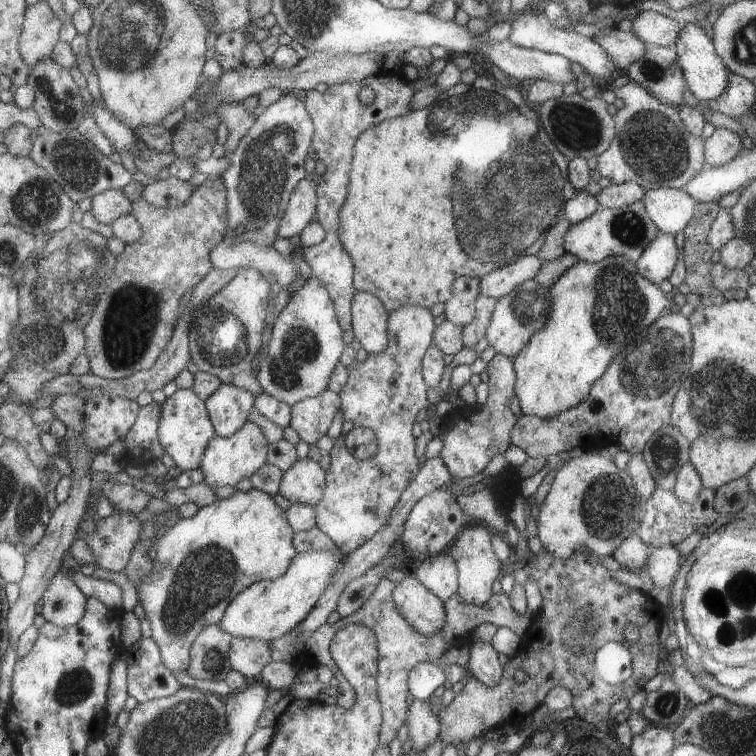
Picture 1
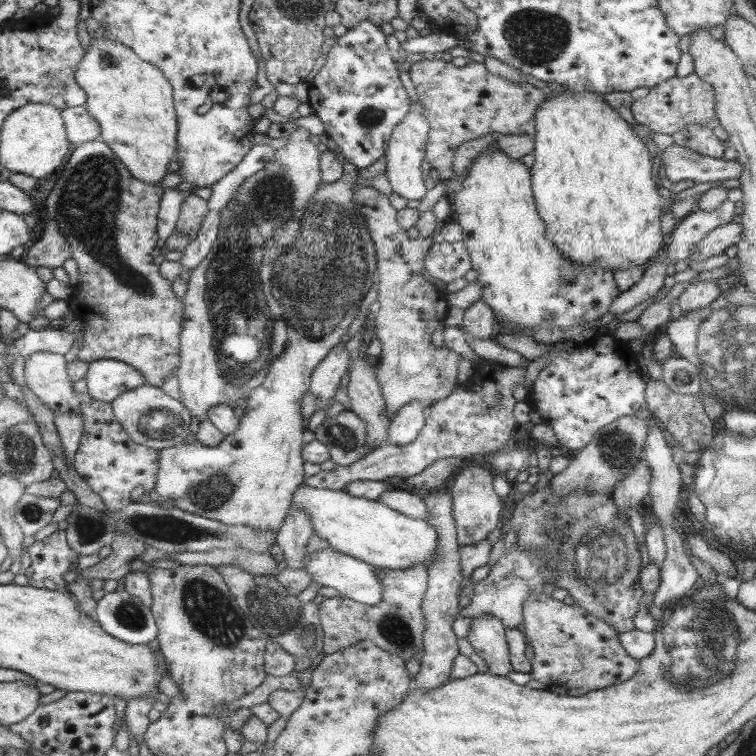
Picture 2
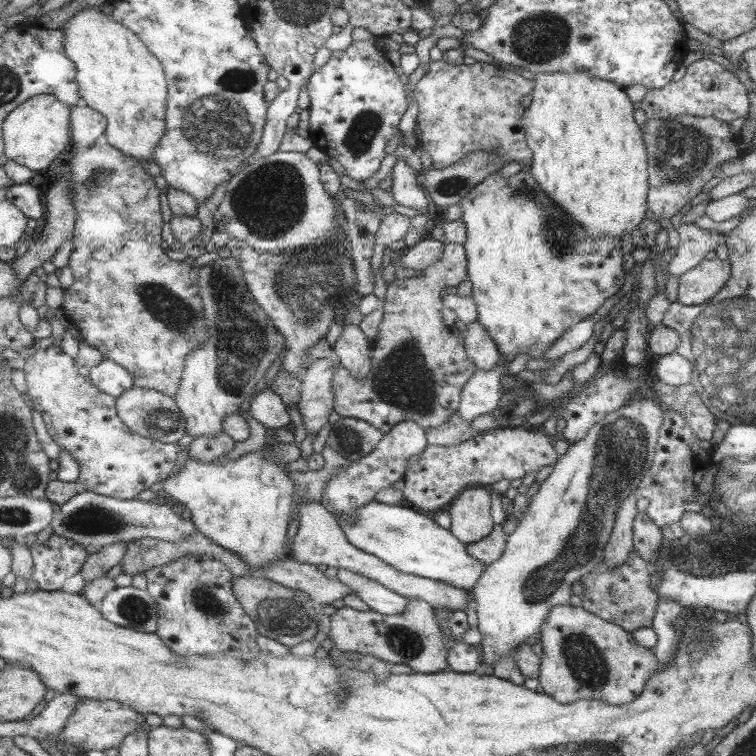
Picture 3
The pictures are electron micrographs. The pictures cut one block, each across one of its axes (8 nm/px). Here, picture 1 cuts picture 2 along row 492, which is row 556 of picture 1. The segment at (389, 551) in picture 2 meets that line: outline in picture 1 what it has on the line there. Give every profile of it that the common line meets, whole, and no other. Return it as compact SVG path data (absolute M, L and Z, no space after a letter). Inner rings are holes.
M339 549L295 554L283 575L253 583L251 587L236 594L236 598L227 604L227 610L217 624L232 637L252 638L266 643L285 635L316 606L328 584L332 583L332 576L336 575L344 558L345 554Z

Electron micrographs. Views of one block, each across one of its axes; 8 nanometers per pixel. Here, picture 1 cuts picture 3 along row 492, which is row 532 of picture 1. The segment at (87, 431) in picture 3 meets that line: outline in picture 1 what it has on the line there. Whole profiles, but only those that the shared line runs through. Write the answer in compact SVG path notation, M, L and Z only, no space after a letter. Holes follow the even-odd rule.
M114 511L115 513L111 517L105 517L104 520L101 520L96 532L85 540L96 554L99 568L105 568L110 572L119 572L124 570L130 559L131 549L137 540L143 522L139 522L133 513Z

